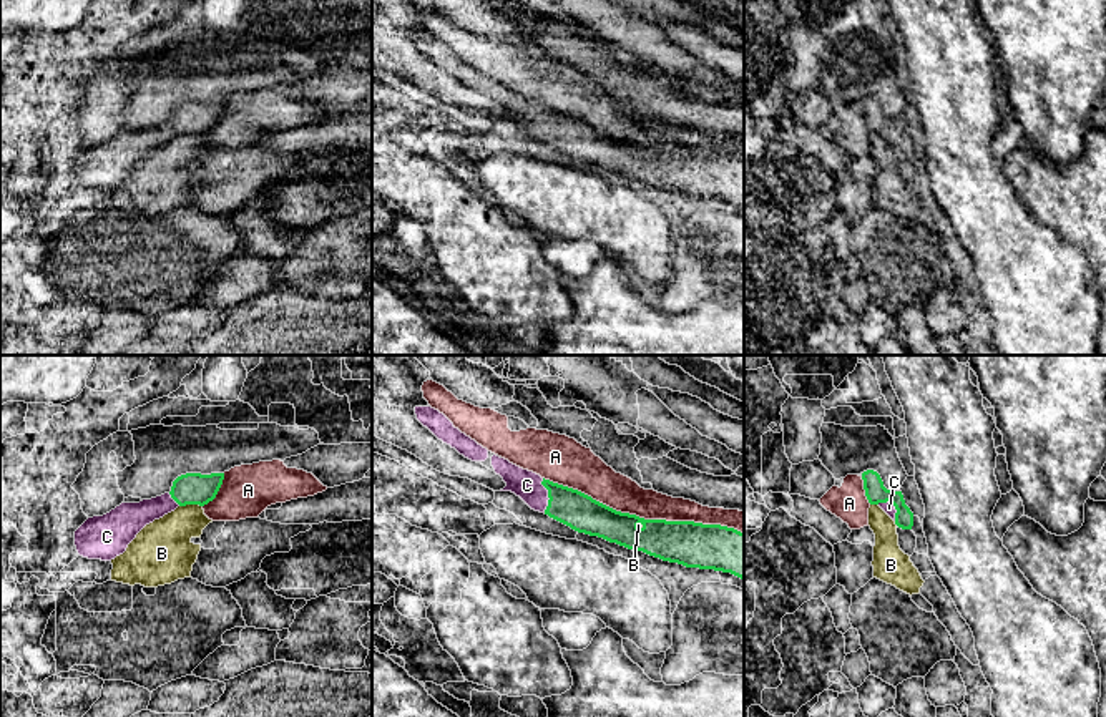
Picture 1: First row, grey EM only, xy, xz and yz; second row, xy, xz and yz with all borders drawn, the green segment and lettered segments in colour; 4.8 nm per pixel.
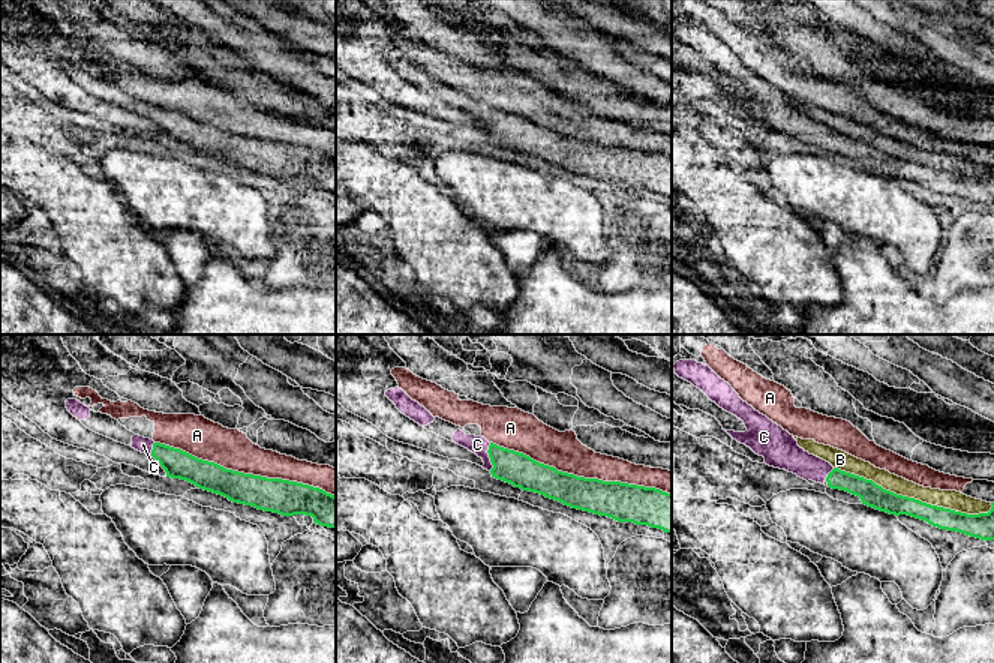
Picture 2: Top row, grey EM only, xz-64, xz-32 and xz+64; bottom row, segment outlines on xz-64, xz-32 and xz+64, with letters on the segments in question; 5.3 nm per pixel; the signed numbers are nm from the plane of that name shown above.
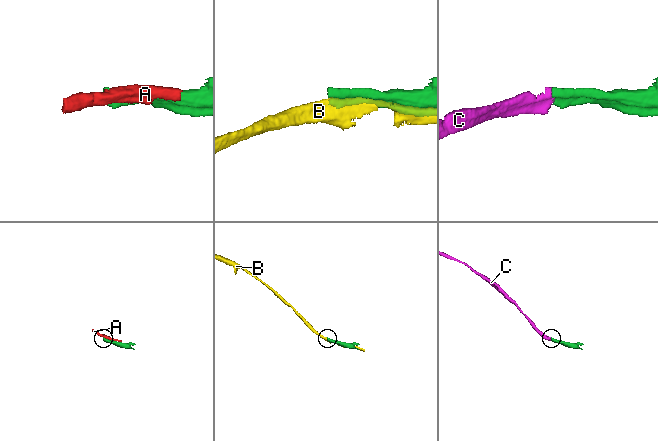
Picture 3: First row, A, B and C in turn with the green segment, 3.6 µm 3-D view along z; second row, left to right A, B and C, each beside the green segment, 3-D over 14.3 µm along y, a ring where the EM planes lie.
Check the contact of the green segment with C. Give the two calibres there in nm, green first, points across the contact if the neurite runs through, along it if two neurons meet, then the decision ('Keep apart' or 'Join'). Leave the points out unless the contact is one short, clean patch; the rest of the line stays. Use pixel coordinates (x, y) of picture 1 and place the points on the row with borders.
Thickness 180 nm (green) against 140 nm. Path across: xz (570, 507), (548, 495), (540, 495), (527, 485). Join

